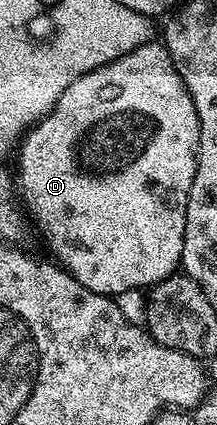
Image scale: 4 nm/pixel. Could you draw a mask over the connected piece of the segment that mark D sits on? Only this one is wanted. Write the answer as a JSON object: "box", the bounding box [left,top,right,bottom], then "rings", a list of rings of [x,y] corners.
{"box":[17,43,199,293],"rings":[[[144,43],[129,51],[123,57],[113,59],[107,65],[97,67],[85,75],[81,75],[57,99],[57,103],[42,121],[36,121],[26,130],[22,138],[23,150],[19,153],[19,173],[17,172],[17,189],[21,194],[24,206],[31,208],[35,221],[48,233],[55,237],[59,233],[59,225],[71,245],[63,249],[63,257],[72,261],[69,272],[76,281],[80,281],[89,291],[94,293],[127,293],[130,289],[143,289],[156,285],[180,268],[183,259],[183,240],[185,239],[185,211],[189,199],[189,187],[193,187],[193,175],[199,158],[199,116],[195,110],[193,99],[183,85],[181,75],[171,62],[166,45],[162,43]]]}

